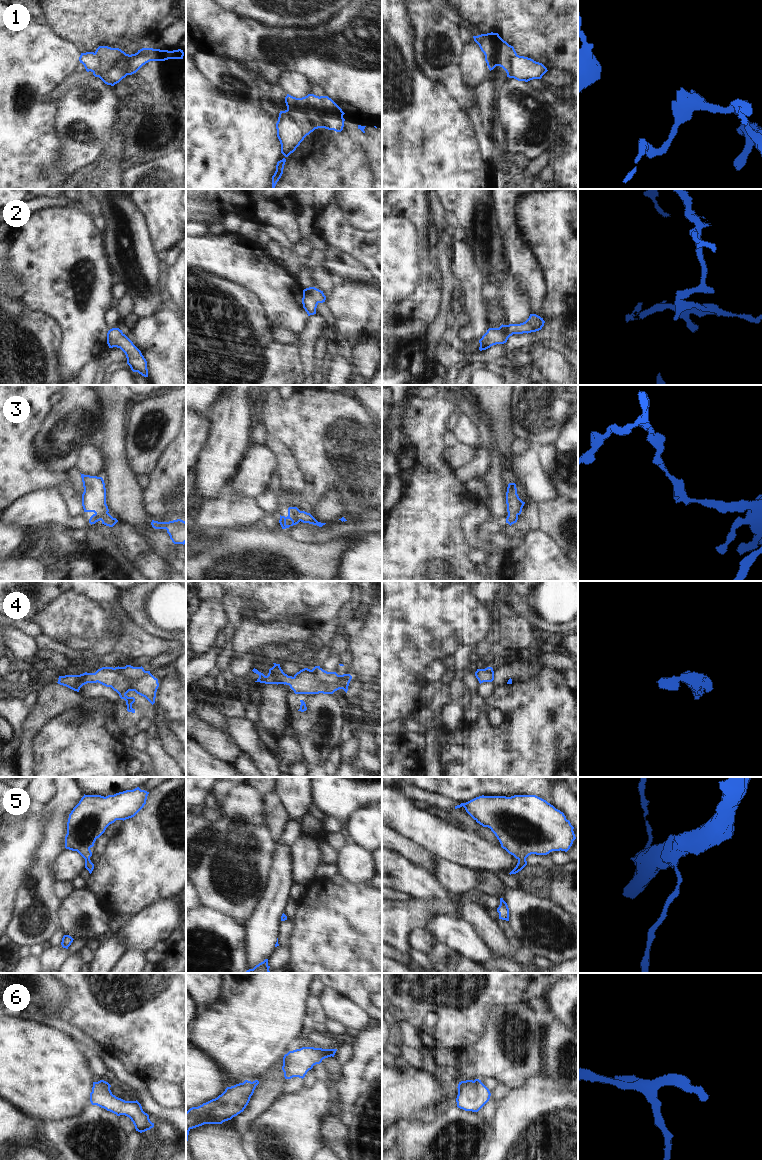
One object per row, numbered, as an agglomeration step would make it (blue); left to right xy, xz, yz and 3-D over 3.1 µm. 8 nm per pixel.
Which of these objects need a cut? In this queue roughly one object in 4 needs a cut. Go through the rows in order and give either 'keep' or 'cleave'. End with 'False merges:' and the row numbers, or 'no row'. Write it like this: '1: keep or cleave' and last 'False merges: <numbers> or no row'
1: keep
2: keep
3: keep
4: keep
5: keep
6: keep
False merges: no row

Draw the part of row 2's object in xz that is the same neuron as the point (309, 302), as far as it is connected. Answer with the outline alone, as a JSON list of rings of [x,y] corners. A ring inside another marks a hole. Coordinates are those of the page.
[[[309,287],[303,290],[302,304],[308,316],[316,314],[317,305],[325,302],[325,300],[326,296],[323,291],[315,287]]]

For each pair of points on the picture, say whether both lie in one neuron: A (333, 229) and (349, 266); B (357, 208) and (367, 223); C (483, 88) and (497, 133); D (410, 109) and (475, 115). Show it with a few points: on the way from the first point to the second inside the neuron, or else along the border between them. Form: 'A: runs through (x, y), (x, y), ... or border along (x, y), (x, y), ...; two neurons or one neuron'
A: border along (328, 244), (350, 254), (361, 265); two neurons
B: runs through (361, 212), (367, 219); one neuron
C: runs through (485, 100), (487, 123); one neuron
D: border along (467, 112), (477, 136); two neurons

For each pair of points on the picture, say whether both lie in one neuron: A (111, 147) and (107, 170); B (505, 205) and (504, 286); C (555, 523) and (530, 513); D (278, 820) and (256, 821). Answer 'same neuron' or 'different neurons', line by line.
A: same neuron
B: different neurons
C: different neurons
D: different neurons

